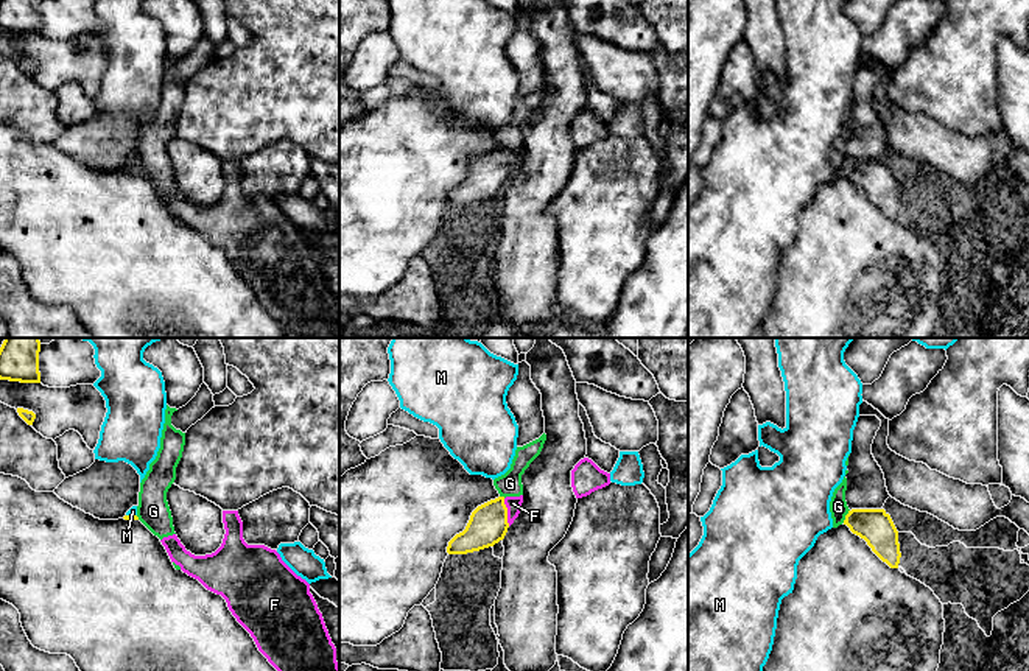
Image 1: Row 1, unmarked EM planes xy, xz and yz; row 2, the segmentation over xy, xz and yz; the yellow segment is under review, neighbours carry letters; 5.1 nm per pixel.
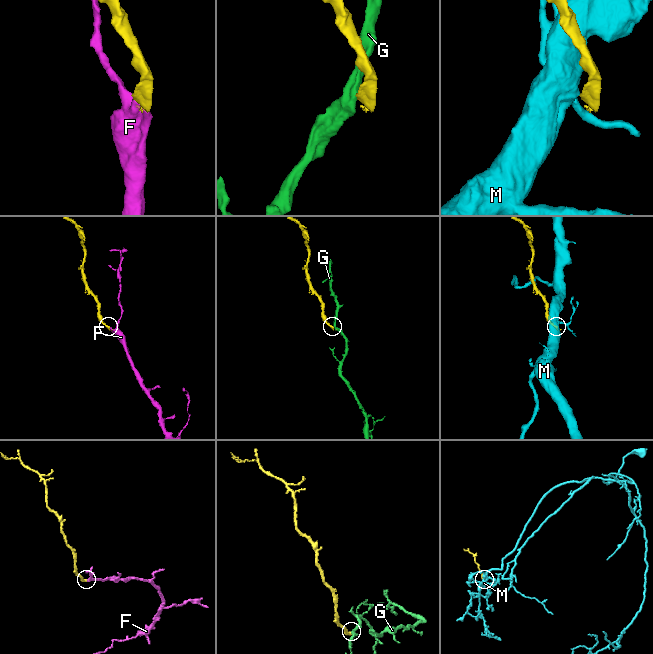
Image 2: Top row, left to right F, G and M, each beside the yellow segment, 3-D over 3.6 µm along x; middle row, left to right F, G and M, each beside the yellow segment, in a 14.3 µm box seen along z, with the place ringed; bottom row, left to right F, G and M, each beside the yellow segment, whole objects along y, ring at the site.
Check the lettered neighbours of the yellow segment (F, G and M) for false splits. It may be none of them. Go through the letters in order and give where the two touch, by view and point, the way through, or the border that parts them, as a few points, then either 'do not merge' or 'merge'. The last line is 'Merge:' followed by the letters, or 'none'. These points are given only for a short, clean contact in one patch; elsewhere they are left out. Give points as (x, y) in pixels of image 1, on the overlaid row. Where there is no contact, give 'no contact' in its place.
F: xz (506, 512) | across xz (488, 525), (506, 512), (512, 503) | merge
G: yz (846, 516) | along yz (849, 509), (842, 522) | do not merge
M: xy (131, 516) | along xy (126, 514), (136, 516) | do not merge
Merge: F

